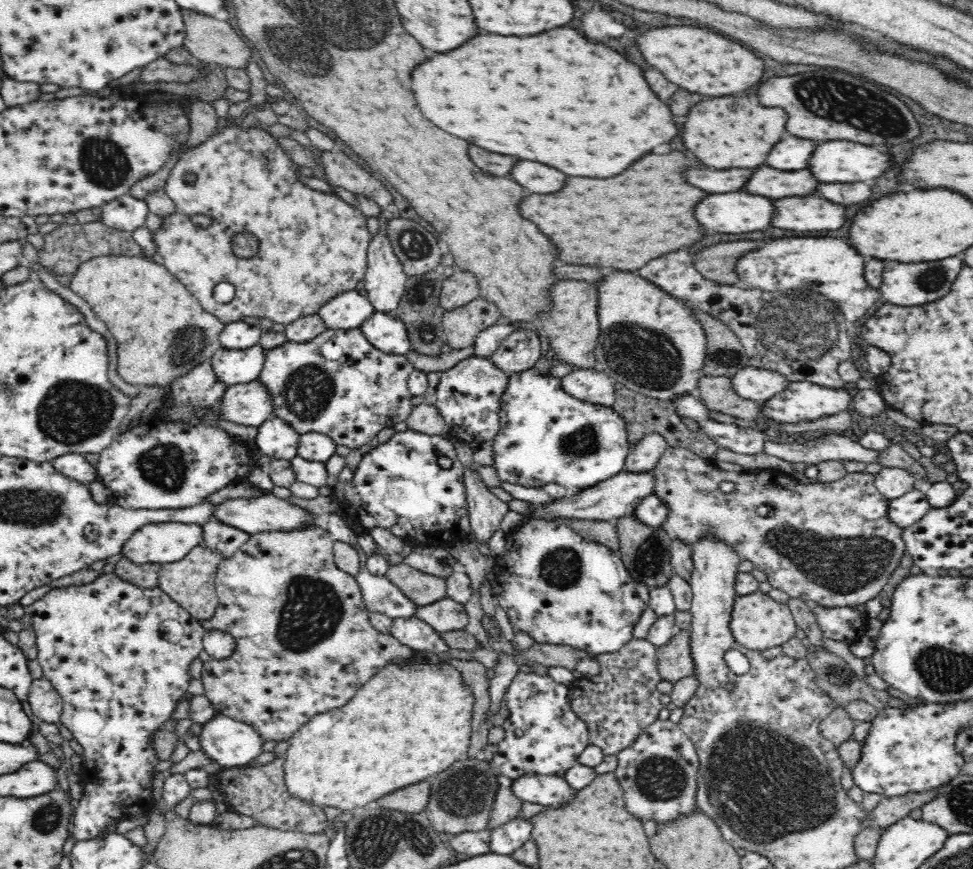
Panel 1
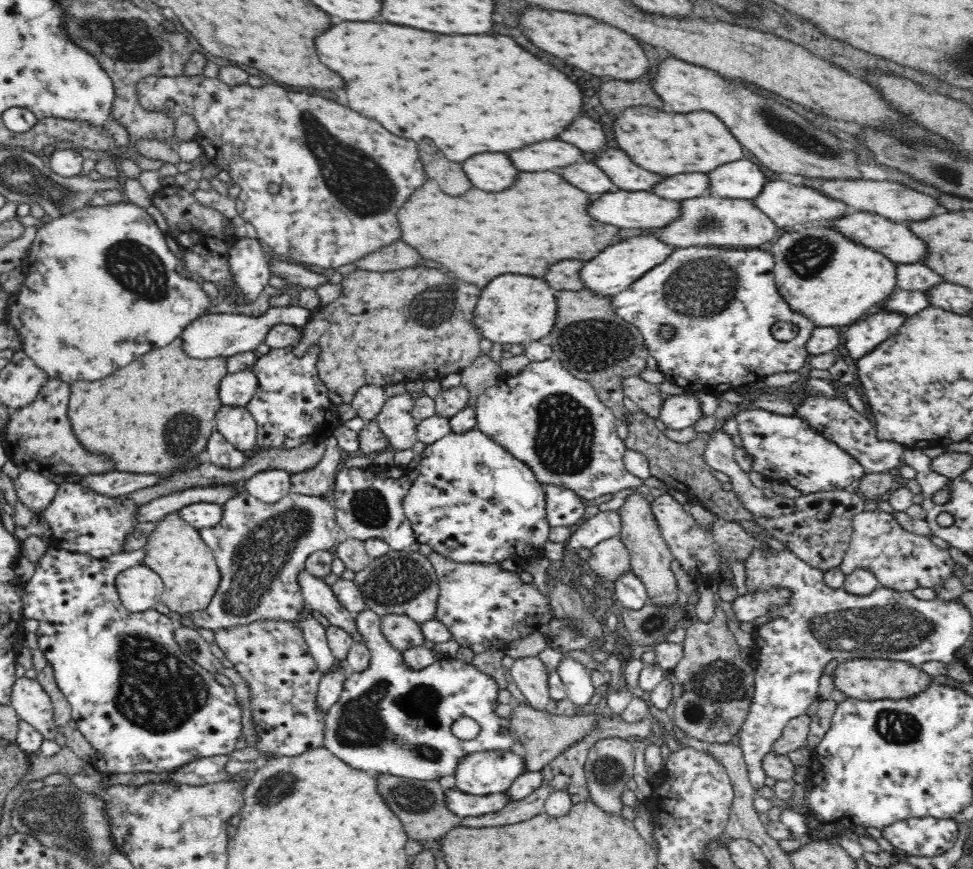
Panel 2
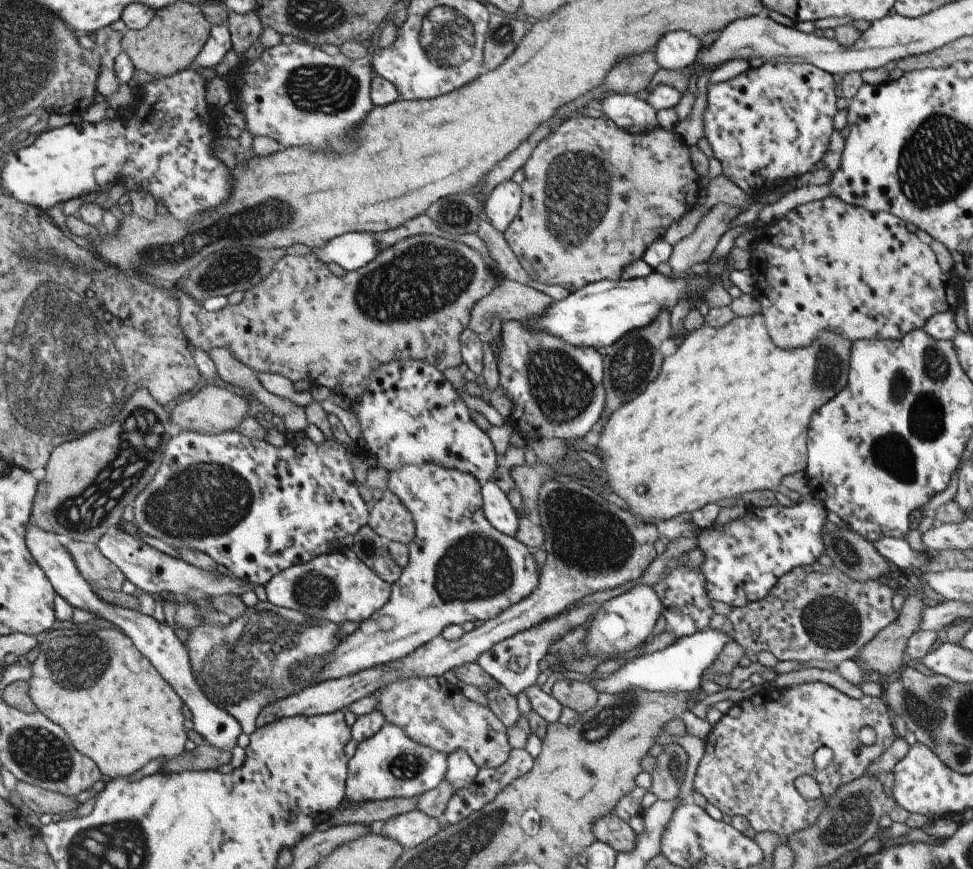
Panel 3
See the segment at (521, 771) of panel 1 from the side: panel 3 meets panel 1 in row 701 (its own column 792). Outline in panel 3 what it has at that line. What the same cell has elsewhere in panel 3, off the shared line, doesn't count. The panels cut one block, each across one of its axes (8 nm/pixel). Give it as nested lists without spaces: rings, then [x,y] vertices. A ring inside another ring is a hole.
[[[807,496],[796,506],[749,507],[744,517],[726,522],[722,530],[713,527],[701,529],[697,547],[704,552],[701,569],[710,600],[722,602],[733,609],[746,606],[749,602],[762,600],[778,579],[793,568],[818,562],[821,556],[826,555],[826,544],[822,540],[826,534],[824,512],[825,506],[821,501]]]

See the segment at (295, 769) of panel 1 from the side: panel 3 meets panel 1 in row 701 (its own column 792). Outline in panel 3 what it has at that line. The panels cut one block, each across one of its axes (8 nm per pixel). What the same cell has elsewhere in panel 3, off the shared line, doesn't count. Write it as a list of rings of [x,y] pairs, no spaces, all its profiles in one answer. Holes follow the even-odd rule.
[[[762,312],[748,317],[736,316],[720,328],[703,324],[698,329],[687,333],[684,342],[674,354],[664,357],[664,364],[660,367],[656,380],[647,384],[640,396],[622,404],[618,410],[614,410],[610,414],[606,426],[601,429],[596,453],[592,456],[592,460],[596,460],[596,462],[592,462],[592,464],[600,464],[598,460],[602,460],[604,474],[606,474],[606,486],[610,486],[610,490],[616,492],[628,504],[626,509],[644,522],[654,523],[656,520],[676,519],[677,516],[685,517],[710,502],[716,503],[718,500],[739,498],[744,492],[772,490],[776,493],[778,490],[783,490],[782,478],[795,472],[802,472],[806,468],[810,416],[818,408],[822,408],[823,404],[830,402],[842,390],[842,387],[846,386],[850,372],[850,348],[852,348],[852,340],[830,330],[822,330],[808,348],[778,348],[770,340],[770,332],[766,328]]]

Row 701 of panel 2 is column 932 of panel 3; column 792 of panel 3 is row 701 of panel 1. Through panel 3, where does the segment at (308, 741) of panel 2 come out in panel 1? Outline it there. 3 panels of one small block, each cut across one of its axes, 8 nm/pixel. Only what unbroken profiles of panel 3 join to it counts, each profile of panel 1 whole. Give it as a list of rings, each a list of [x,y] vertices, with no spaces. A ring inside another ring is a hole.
[[[314,524],[308,529],[287,531],[287,532],[262,532],[251,535],[249,540],[231,558],[223,559],[216,572],[215,588],[219,597],[220,606],[215,610],[212,618],[201,621],[206,631],[219,630],[230,634],[235,642],[234,654],[224,660],[212,660],[203,657],[204,667],[201,672],[201,680],[204,686],[204,695],[210,700],[216,715],[228,716],[240,722],[252,724],[252,728],[259,733],[263,742],[282,742],[291,740],[292,734],[300,730],[316,714],[331,711],[332,708],[340,708],[358,692],[360,686],[368,682],[378,671],[381,671],[392,660],[408,660],[415,655],[414,650],[404,646],[391,634],[378,632],[370,622],[370,611],[365,607],[362,590],[356,581],[355,576],[340,570],[334,561],[333,544],[334,539],[328,530]]]

